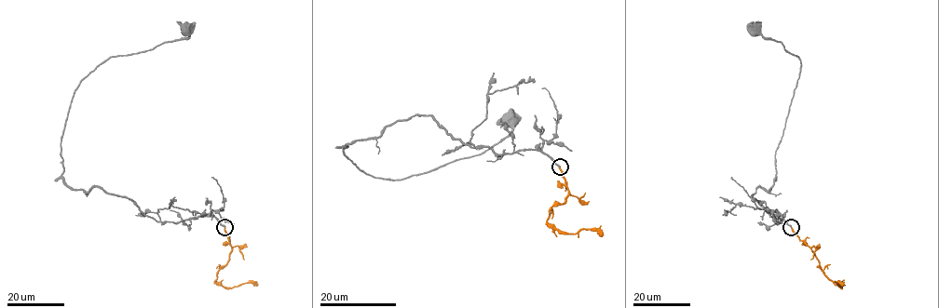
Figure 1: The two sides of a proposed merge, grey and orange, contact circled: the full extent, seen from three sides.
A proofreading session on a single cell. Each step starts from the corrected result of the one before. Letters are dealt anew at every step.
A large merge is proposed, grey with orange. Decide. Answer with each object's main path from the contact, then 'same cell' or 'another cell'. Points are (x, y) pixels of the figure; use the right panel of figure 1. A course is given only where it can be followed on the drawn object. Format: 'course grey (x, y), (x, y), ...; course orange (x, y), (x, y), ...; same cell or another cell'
course grey (791, 227), (779, 215), (782, 222), (775, 221), (752, 195), (773, 184), (775, 150), (800, 61), (755, 28); course orange (791, 227), (809, 247), (823, 272), (840, 287), (838, 284), (842, 285); same cell

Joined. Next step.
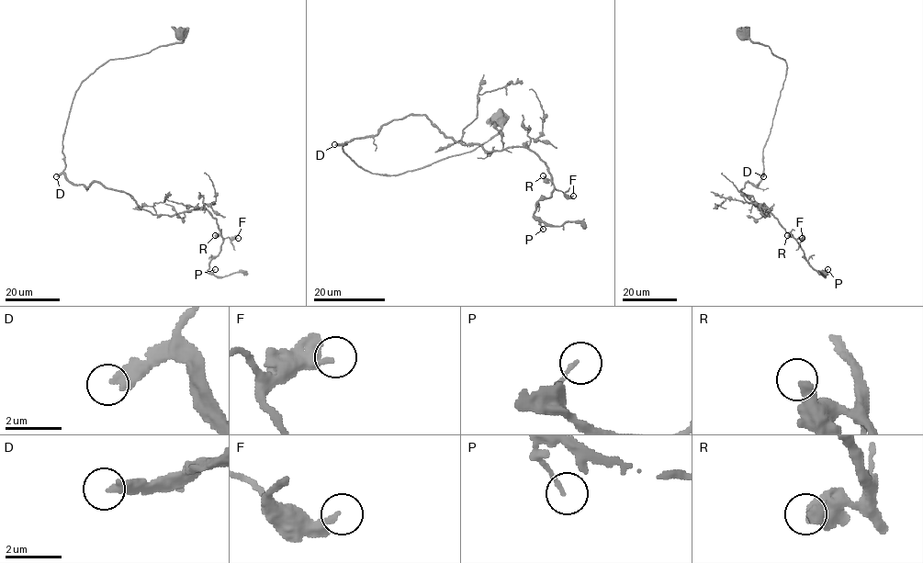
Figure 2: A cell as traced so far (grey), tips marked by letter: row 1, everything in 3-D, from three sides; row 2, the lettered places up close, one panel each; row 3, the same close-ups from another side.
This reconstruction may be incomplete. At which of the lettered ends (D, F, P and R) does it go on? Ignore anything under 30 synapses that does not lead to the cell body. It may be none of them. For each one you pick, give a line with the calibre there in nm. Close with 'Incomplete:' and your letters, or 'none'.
D: Thickness 380 nm
Incomplete: D

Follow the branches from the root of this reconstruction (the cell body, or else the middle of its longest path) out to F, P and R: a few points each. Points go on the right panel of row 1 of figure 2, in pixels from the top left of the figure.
F: (745, 33), (783, 59), (786, 73), (761, 179), (740, 191), (802, 238)
P: (745, 33), (783, 59), (786, 73), (761, 179), (740, 191), (763, 215), (769, 209), (814, 268), (827, 269)
R: (745, 33), (783, 59), (786, 73), (761, 179), (740, 191), (787, 235)

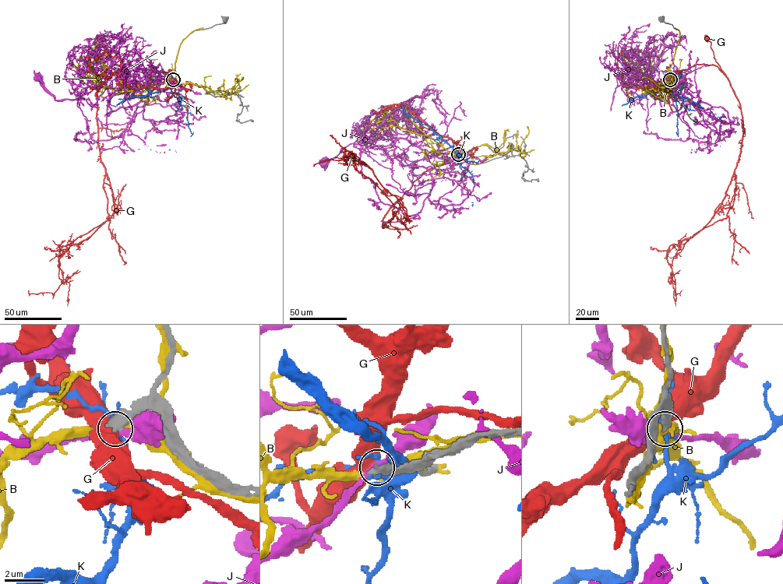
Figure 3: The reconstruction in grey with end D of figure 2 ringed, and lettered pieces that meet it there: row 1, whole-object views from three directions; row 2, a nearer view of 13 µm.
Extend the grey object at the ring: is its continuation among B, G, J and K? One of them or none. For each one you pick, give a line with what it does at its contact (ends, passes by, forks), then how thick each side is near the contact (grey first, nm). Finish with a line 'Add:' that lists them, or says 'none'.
Add: none

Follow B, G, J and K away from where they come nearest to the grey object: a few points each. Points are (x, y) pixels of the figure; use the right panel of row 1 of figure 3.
B: (670, 79), (668, 83), (647, 88), (630, 86), (633, 70), (629, 64), (639, 50), (639, 44)
G: (670, 79), (675, 72), (696, 65), (714, 65), (720, 68), (710, 43), (706, 39)
J: (670, 79), (686, 88), (681, 107), (666, 115), (654, 94), (671, 87), (673, 43), (685, 37), (687, 43)
K: (670, 79), (668, 90), (714, 113), (722, 121)

